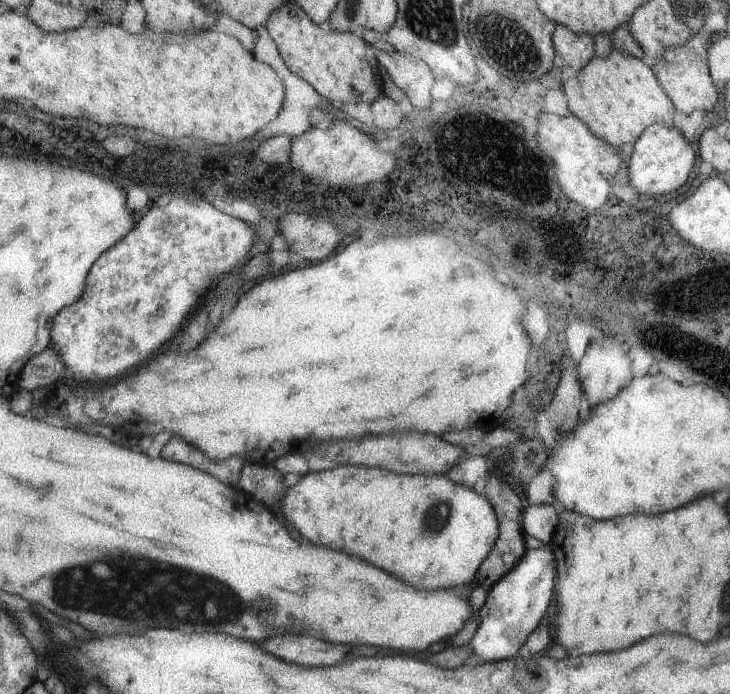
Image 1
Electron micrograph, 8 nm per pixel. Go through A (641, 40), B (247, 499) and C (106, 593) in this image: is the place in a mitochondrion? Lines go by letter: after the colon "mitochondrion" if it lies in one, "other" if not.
A: other
B: other
C: mitochondrion

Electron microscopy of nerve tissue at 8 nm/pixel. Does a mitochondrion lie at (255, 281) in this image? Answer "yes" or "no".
no

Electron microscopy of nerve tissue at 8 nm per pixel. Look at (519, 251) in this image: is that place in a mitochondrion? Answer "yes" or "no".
no

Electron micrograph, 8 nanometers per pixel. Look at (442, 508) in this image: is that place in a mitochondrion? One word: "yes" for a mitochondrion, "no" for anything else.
yes

